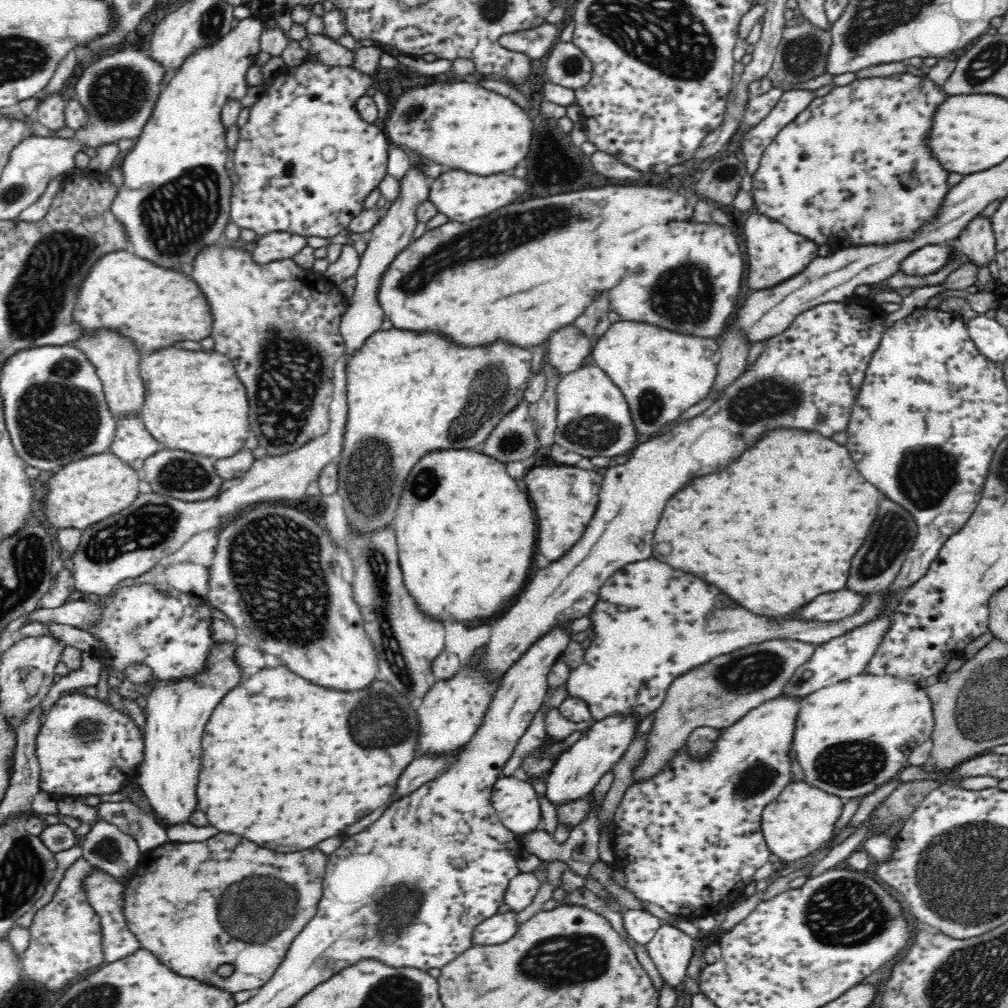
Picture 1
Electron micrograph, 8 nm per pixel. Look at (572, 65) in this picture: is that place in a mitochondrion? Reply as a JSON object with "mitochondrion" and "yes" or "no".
{"mitochondrion":"yes"}

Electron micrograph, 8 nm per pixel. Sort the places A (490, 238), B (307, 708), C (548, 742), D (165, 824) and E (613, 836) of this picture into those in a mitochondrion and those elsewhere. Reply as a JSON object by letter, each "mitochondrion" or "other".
{"A":"mitochondrion","B":"other","C":"other","D":"other","E":"other"}

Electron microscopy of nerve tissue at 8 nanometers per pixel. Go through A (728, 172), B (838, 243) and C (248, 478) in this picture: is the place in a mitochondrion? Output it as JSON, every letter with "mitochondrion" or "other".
{"A":"mitochondrion","B":"other","C":"other"}

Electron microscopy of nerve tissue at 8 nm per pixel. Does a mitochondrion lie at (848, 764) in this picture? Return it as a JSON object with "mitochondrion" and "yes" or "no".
{"mitochondrion":"yes"}

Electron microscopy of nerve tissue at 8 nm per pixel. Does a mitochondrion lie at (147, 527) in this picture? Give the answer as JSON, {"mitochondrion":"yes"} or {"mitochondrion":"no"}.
{"mitochondrion":"yes"}

